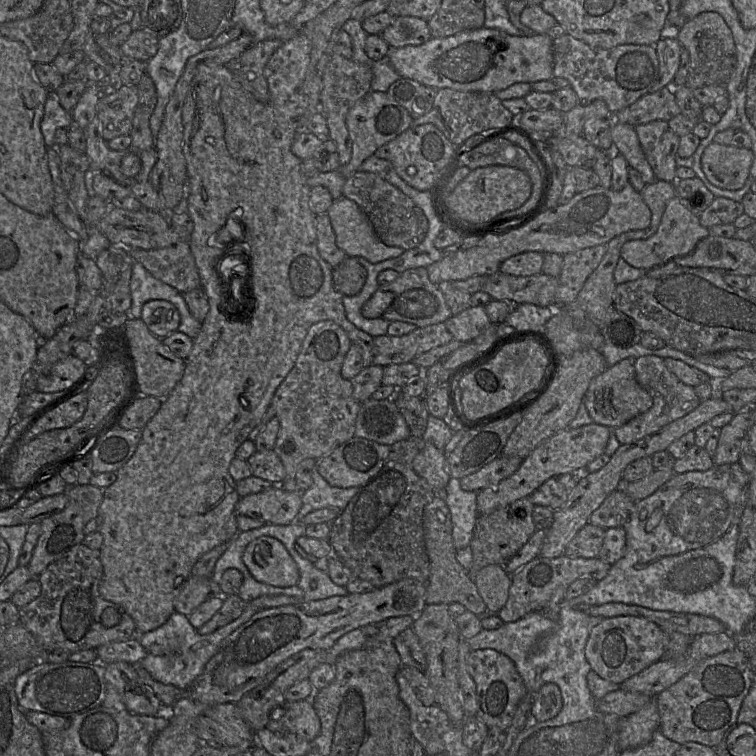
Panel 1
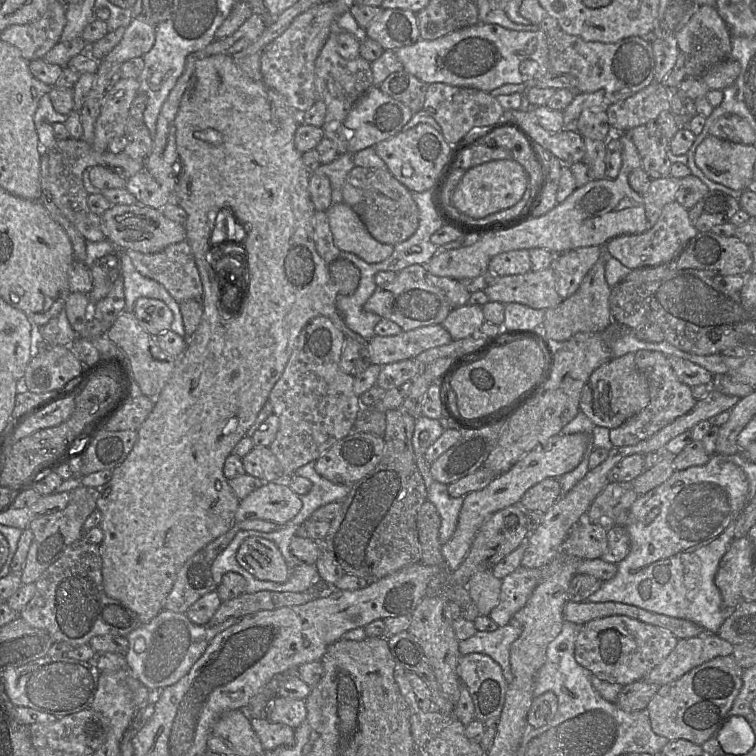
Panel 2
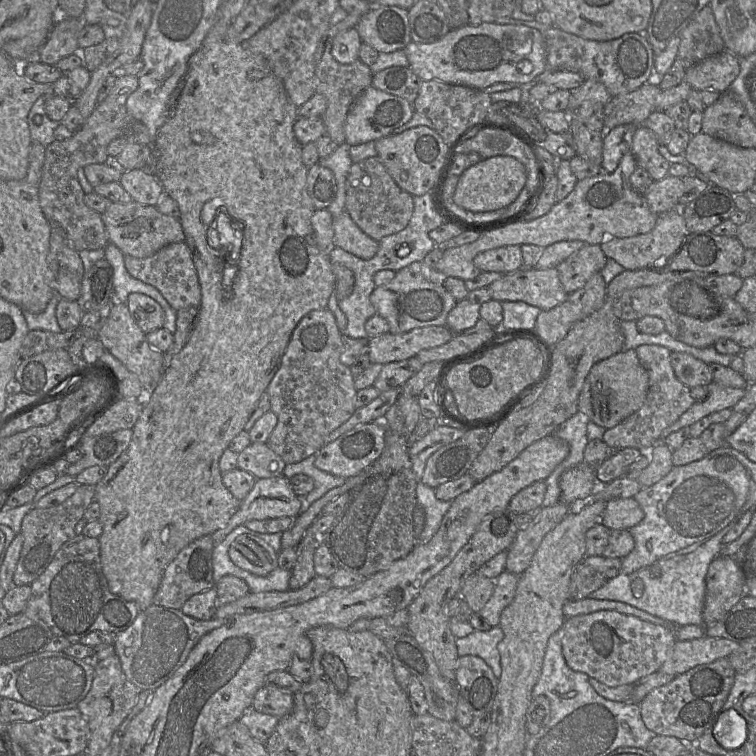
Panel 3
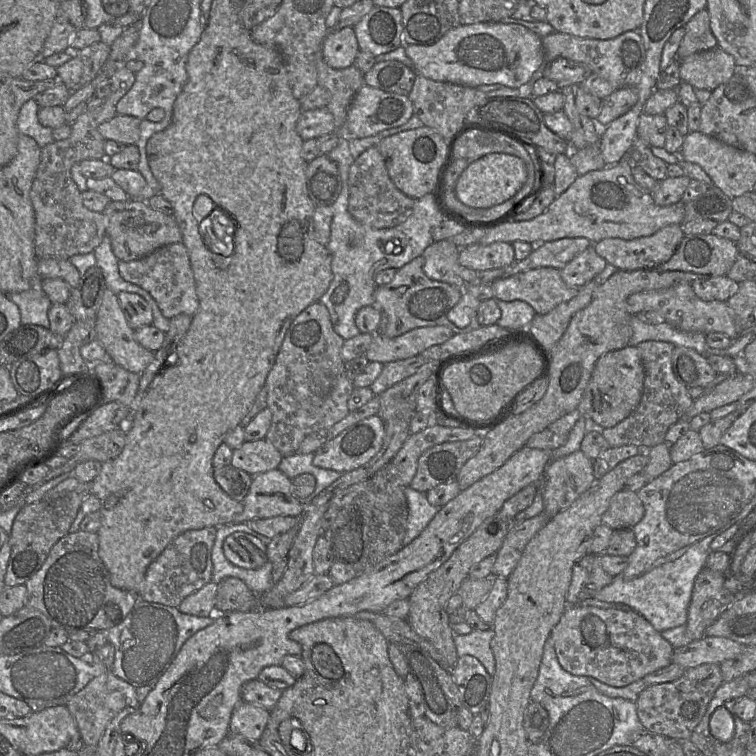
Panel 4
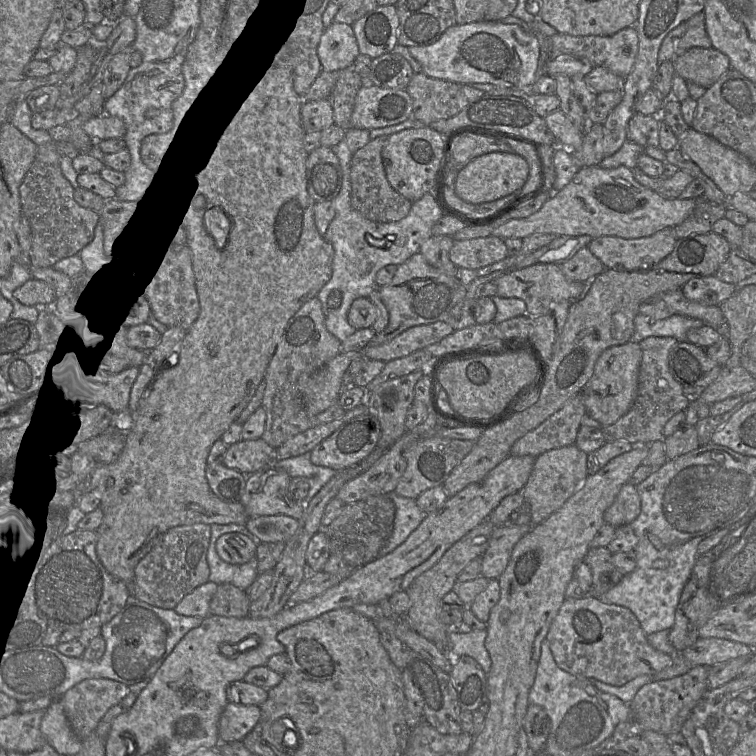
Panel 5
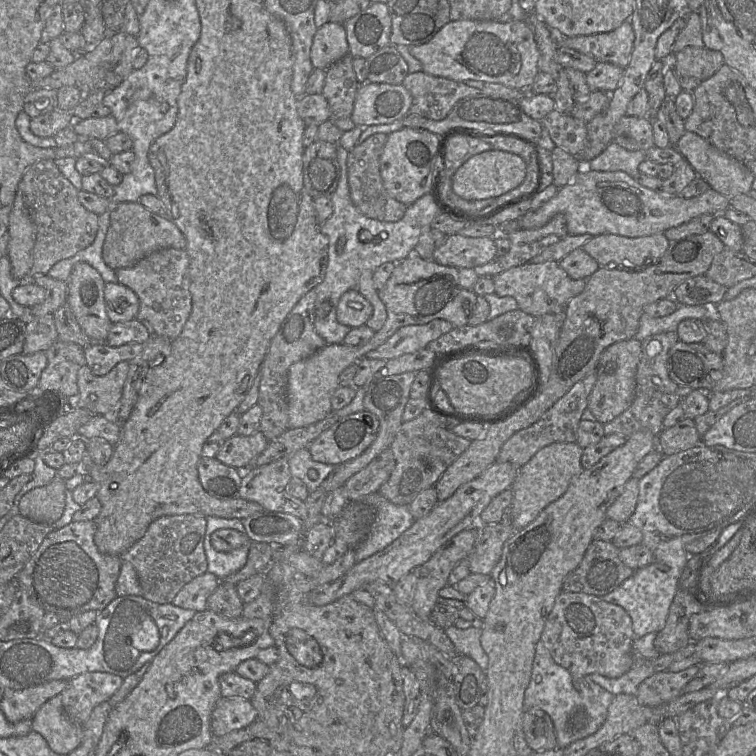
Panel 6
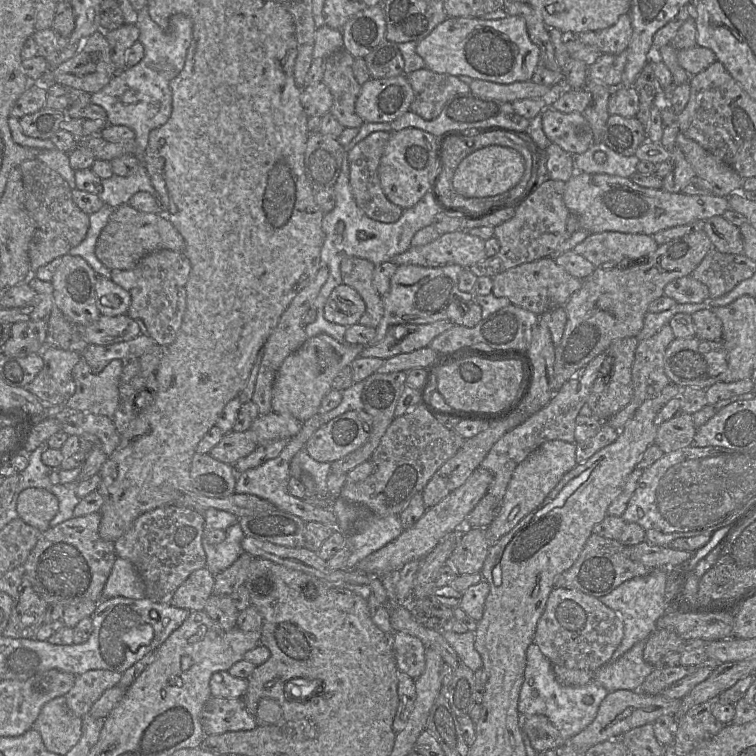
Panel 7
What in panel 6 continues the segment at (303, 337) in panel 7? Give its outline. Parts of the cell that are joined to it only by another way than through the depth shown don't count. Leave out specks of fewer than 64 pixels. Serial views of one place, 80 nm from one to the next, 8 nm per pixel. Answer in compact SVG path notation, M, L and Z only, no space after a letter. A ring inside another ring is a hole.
M315 288L311 289L300 298L273 337L261 365L262 377L257 400L257 403L262 408L259 430L269 441L290 429L287 402L287 384L290 366L310 357L316 351L327 345L327 342L314 328L316 298L317 294Z

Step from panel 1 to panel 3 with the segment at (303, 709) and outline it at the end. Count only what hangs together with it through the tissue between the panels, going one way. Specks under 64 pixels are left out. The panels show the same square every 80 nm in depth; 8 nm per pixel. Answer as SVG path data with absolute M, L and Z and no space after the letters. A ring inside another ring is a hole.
M267 685L262 686L254 695L252 708L260 713L282 718L294 706L293 694Z

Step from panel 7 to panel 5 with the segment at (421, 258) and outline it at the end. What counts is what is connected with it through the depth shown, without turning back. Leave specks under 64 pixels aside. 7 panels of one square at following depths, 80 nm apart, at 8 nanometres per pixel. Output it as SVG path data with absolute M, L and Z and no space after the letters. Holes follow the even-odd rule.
M495 236L453 240L449 258L457 268L477 270L508 256L504 240Z

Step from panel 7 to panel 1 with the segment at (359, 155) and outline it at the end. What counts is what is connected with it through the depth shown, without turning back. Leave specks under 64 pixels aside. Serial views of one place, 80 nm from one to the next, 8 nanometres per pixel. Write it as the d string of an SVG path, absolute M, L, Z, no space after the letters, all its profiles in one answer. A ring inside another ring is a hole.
M359 170L354 172L346 178L342 194L363 210L376 235L385 245L409 250L418 247L424 240L428 231L428 220L424 212L401 190L379 175Z

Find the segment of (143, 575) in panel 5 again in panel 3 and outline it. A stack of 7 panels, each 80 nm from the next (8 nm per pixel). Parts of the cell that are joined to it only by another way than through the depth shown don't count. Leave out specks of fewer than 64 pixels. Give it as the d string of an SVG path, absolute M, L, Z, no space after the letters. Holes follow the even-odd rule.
M211 535L202 536L186 547L166 566L159 587L154 595L153 604L166 608L180 609L193 595L216 587L213 580L212 554L214 541Z

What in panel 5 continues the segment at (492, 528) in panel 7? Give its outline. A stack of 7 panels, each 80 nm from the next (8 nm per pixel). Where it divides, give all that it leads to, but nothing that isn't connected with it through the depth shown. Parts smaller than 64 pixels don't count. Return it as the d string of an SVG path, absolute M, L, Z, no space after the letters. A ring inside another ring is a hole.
M576 444L549 450L536 457L532 472L521 490L530 508L531 524L537 525L559 510L589 476L587 457Z

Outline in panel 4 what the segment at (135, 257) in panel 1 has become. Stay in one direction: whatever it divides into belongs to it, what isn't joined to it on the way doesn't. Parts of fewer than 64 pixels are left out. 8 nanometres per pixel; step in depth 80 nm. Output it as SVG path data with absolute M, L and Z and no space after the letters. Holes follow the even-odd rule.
M182 242L163 246L138 260L119 261L118 270L125 281L137 285L149 293L167 319L172 319L178 314L193 317L197 312L199 301L194 275L187 248Z

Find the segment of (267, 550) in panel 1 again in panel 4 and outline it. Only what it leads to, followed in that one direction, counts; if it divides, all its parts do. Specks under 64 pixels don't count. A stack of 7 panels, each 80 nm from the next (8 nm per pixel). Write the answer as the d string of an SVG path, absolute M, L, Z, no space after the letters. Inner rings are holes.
M244 532L229 535L223 543L223 551L233 565L244 569L258 569L268 561L266 545Z

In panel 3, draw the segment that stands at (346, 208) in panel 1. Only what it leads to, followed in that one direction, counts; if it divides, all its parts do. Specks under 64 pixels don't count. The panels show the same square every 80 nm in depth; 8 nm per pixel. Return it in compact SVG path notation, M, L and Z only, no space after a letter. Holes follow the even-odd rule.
M348 212L333 218L333 230L335 246L365 260L377 253L378 241L364 233Z

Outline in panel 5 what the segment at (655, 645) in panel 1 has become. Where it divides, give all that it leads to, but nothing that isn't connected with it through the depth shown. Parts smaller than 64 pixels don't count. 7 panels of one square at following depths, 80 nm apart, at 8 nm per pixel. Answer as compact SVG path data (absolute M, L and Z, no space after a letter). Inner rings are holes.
M566 598L545 639L559 668L612 686L622 686L640 675L653 676L673 664L672 656L649 644L647 634L628 608L606 604L600 598Z

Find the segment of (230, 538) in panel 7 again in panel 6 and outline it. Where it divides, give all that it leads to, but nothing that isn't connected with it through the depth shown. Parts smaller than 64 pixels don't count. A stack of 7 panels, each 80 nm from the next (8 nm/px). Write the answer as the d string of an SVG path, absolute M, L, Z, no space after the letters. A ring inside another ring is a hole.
M209 536L204 538L203 546L207 558L207 571L222 580L245 565L251 541L247 538L239 548L229 552L220 552L213 547L211 536Z

